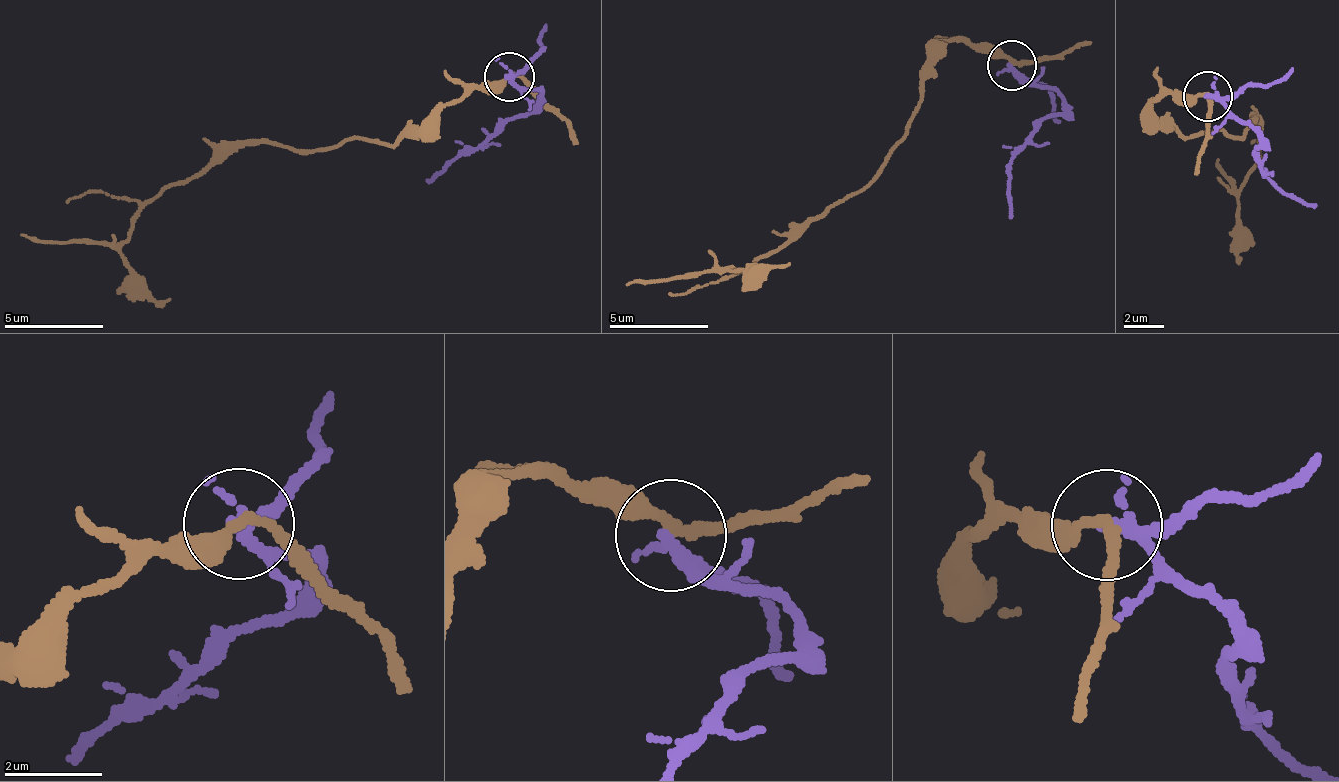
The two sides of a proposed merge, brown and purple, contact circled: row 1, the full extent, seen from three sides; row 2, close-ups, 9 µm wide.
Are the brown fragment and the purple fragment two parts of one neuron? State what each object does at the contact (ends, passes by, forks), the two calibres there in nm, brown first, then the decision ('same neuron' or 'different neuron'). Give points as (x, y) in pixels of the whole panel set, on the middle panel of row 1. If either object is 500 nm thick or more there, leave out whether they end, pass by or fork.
brown passes by; purple forks; calibres 200 and 180 nm; different neuron

